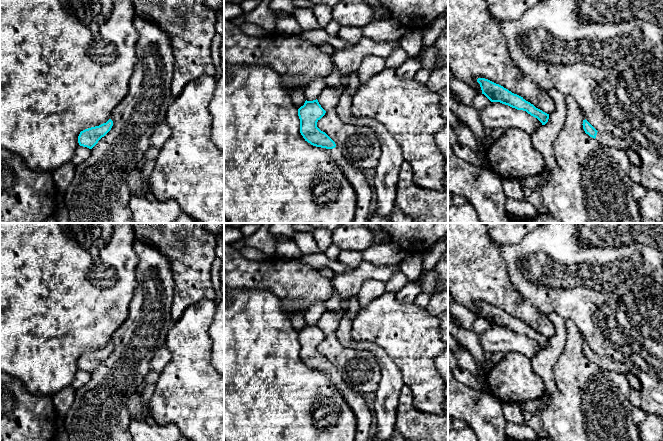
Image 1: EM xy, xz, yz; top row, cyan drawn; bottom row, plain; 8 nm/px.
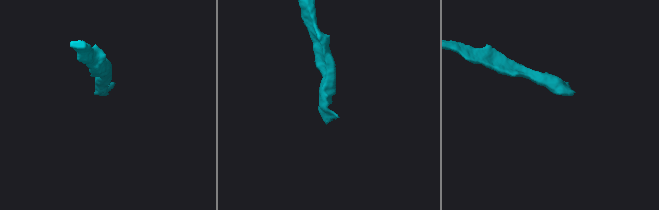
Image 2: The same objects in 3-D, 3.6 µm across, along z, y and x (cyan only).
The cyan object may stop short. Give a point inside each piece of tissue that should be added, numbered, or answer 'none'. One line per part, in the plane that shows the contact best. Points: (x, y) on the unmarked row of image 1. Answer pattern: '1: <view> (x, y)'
1: xz (364, 416)

